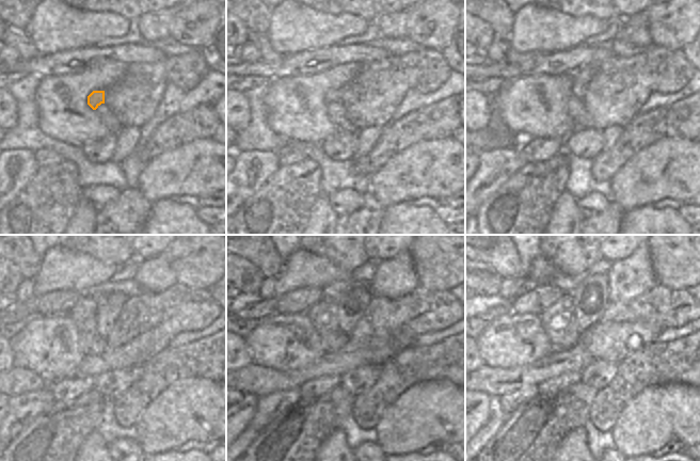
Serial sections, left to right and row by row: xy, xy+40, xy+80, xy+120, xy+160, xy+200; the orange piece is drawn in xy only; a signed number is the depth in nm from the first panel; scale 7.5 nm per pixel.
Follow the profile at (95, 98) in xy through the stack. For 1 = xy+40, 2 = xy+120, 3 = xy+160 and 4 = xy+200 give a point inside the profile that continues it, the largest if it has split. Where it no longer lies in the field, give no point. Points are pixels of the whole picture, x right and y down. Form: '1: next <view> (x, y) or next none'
1: next xy+40 (335, 94)
2: next xy+120 (110, 306)
3: next xy+160 (351, 303)
4: next xy+200 (590, 296)

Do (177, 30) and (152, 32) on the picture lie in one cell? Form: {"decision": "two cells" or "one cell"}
{"decision": "two cells"}

